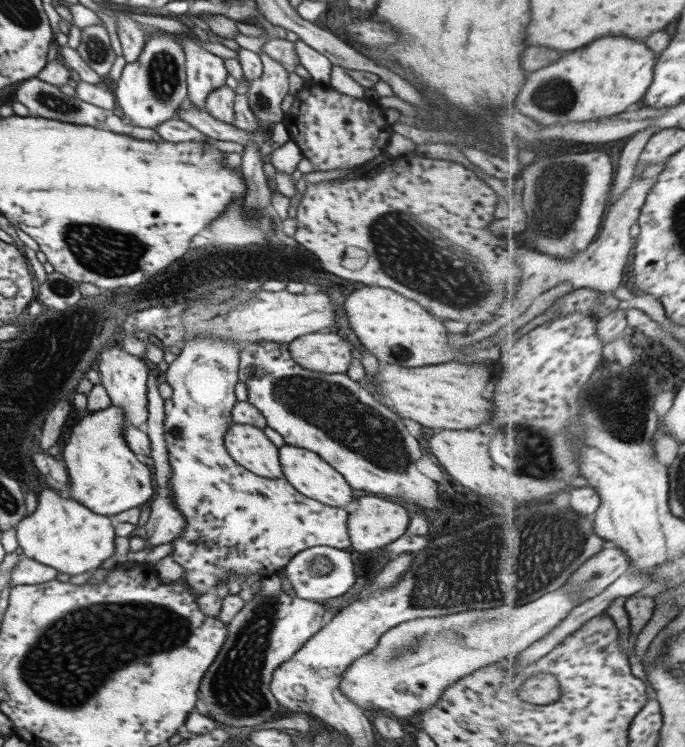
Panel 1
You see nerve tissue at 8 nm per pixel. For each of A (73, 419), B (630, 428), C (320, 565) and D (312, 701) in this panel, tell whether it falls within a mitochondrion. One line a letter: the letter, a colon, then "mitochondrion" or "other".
A: other
B: mitochondrion
C: mitochondrion
D: other

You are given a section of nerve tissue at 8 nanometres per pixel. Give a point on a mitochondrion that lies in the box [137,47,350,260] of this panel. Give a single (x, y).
(163, 70)

